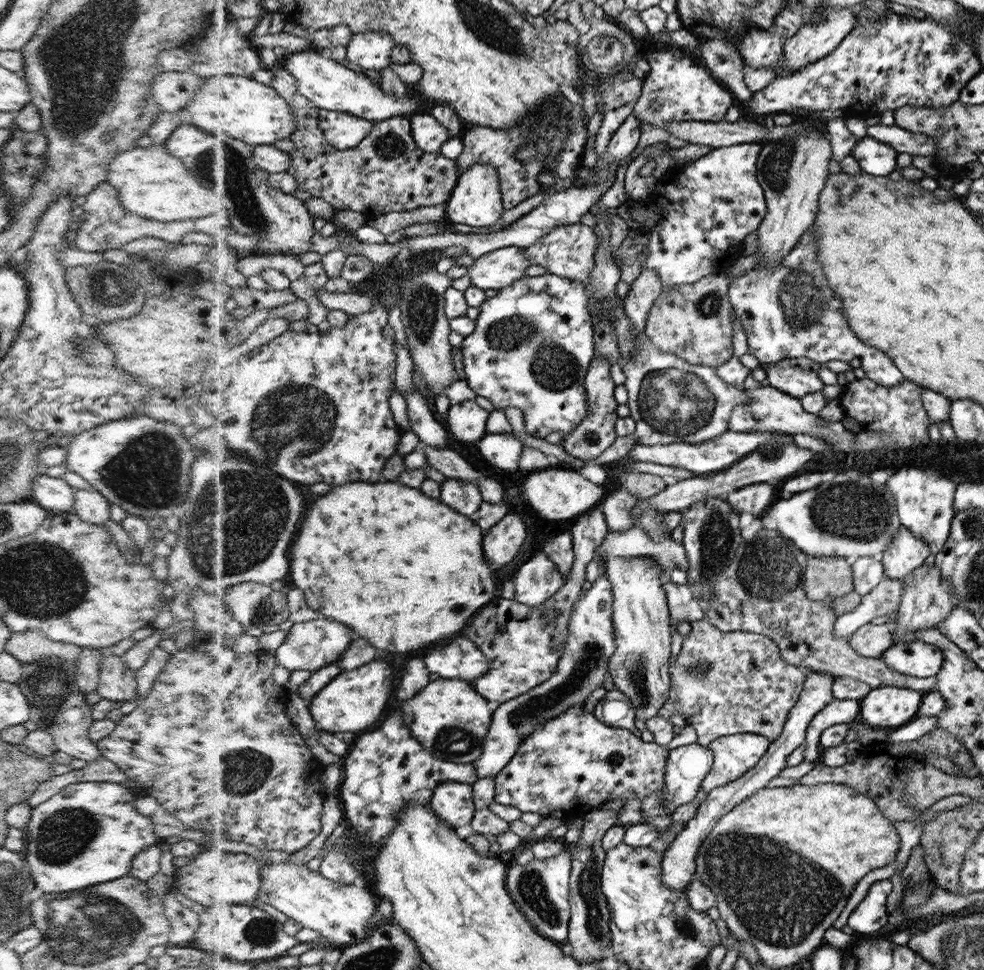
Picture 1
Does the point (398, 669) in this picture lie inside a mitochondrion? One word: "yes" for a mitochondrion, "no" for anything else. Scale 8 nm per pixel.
no

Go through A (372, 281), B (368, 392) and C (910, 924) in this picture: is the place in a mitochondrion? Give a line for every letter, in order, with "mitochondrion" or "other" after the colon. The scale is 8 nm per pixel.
A: other
B: other
C: other

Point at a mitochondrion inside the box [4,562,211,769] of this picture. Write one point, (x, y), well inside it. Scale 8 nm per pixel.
(47, 685)

